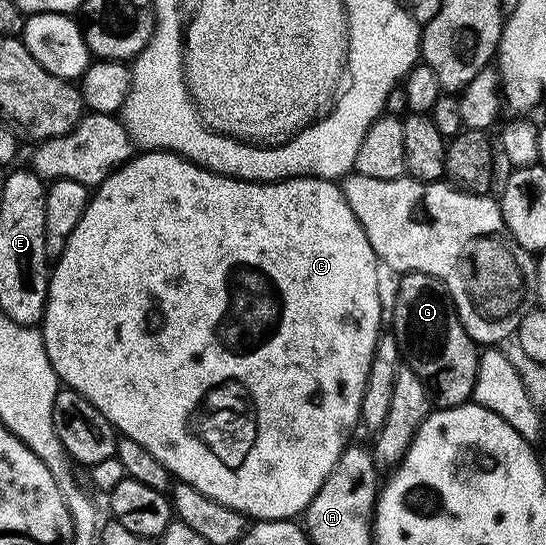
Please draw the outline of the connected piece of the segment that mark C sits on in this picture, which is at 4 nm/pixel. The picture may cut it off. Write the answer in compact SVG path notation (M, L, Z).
M140 151L131 159L124 162L120 168L115 169L102 184L95 186L94 192L89 196L88 206L78 221L78 227L70 233L70 239L64 245L64 251L60 257L55 258L50 269L48 279L48 302L44 308L42 332L44 346L54 367L57 378L67 388L78 391L110 419L110 423L116 429L117 434L134 439L134 443L142 443L158 463L162 463L168 469L173 478L190 483L202 491L210 499L218 499L226 507L234 507L234 511L243 513L245 518L257 521L286 521L296 519L303 514L304 509L310 503L310 499L318 493L318 487L326 483L326 475L334 469L334 463L338 461L344 448L350 444L348 437L352 428L357 428L360 420L360 408L362 407L362 395L366 391L366 379L370 375L370 363L374 359L376 344L382 332L380 320L385 320L386 309L380 306L380 273L381 266L376 259L374 247L370 247L370 239L366 239L366 231L358 223L354 211L346 203L339 184L335 180L322 177L290 177L282 181L240 181L237 177L224 177L209 169L203 169L187 157L179 153L167 151Z

